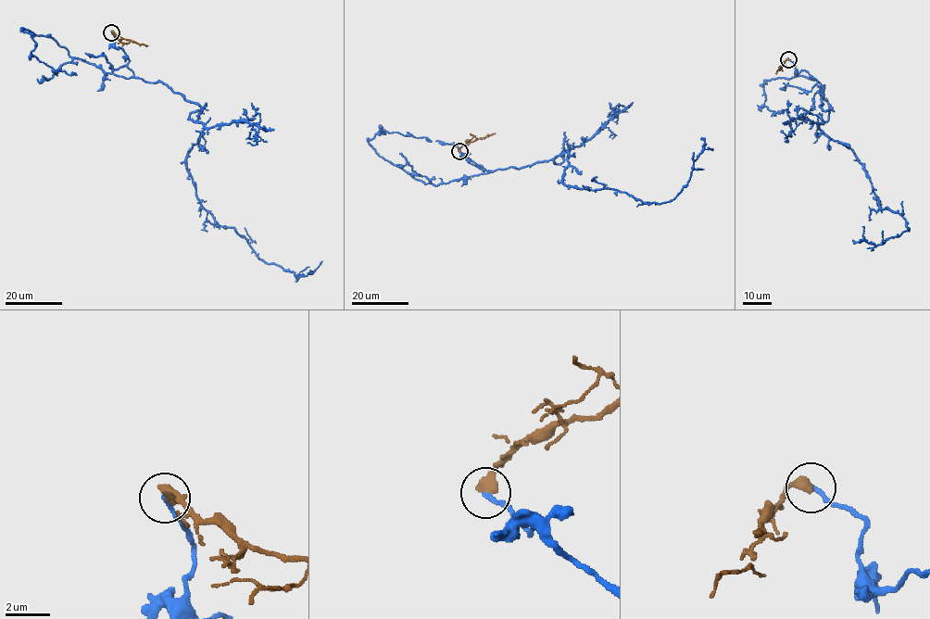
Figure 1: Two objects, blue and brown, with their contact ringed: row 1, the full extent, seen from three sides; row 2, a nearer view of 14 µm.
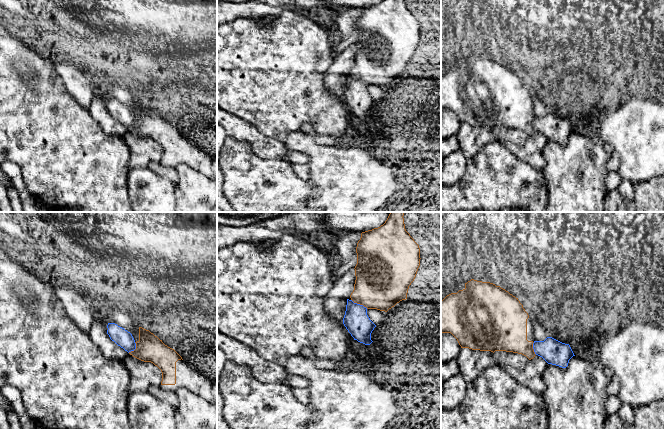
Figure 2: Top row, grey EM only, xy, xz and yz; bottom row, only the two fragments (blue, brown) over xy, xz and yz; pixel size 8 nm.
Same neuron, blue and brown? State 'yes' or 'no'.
no

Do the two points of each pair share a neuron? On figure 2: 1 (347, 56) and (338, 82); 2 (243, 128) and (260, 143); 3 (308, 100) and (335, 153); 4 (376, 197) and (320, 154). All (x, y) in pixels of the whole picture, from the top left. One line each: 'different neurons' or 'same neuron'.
1: same neuron
2: same neuron
3: different neurons
4: same neuron

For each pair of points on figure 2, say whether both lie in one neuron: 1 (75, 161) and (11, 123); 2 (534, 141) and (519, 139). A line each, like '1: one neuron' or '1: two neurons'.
1: one neuron
2: two neurons

